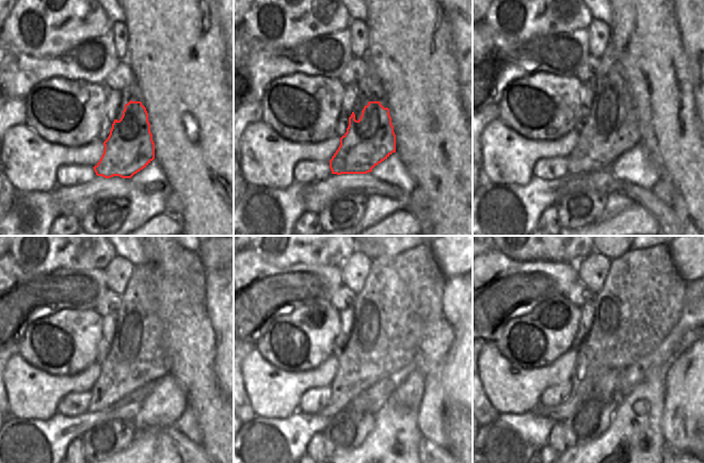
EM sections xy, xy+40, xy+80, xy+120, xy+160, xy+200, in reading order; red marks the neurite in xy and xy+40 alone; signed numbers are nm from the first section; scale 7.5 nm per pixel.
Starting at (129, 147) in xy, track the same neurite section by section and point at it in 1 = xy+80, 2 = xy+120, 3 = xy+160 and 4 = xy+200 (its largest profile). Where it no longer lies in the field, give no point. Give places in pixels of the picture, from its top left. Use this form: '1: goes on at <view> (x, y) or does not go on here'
1: goes on at xy+80 (602, 142)
2: goes on at xy+120 (140, 365)
3: goes on at xy+160 (353, 377)
4: goes on at xy+200 (620, 357)

